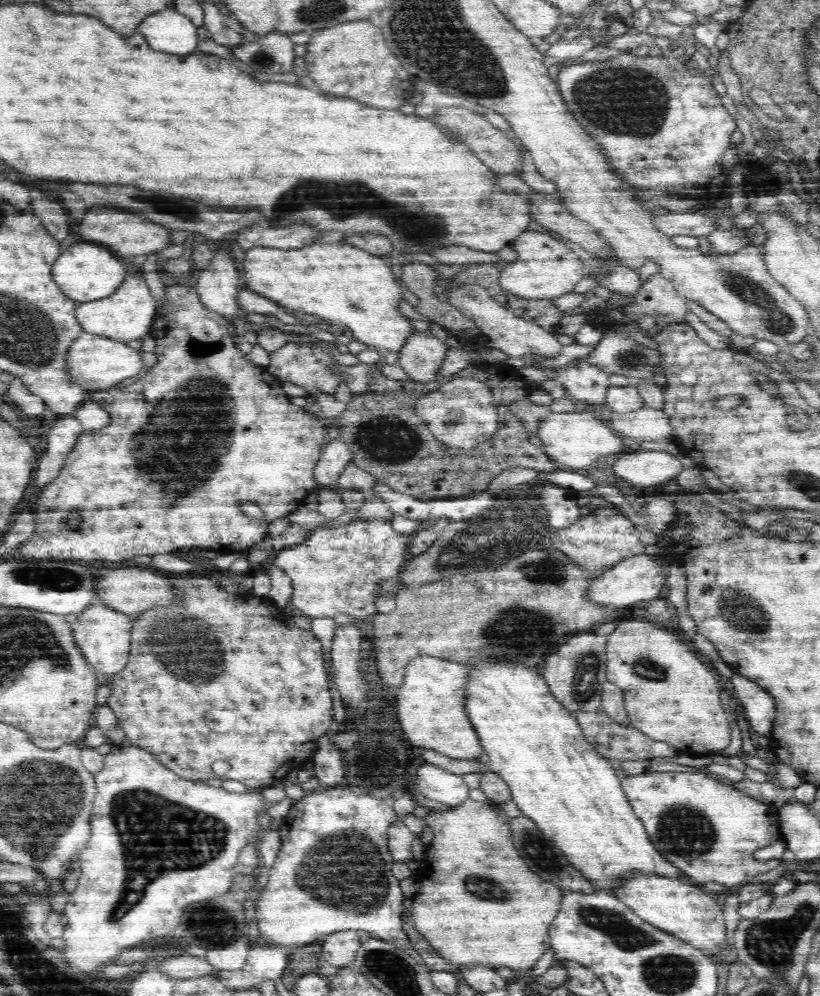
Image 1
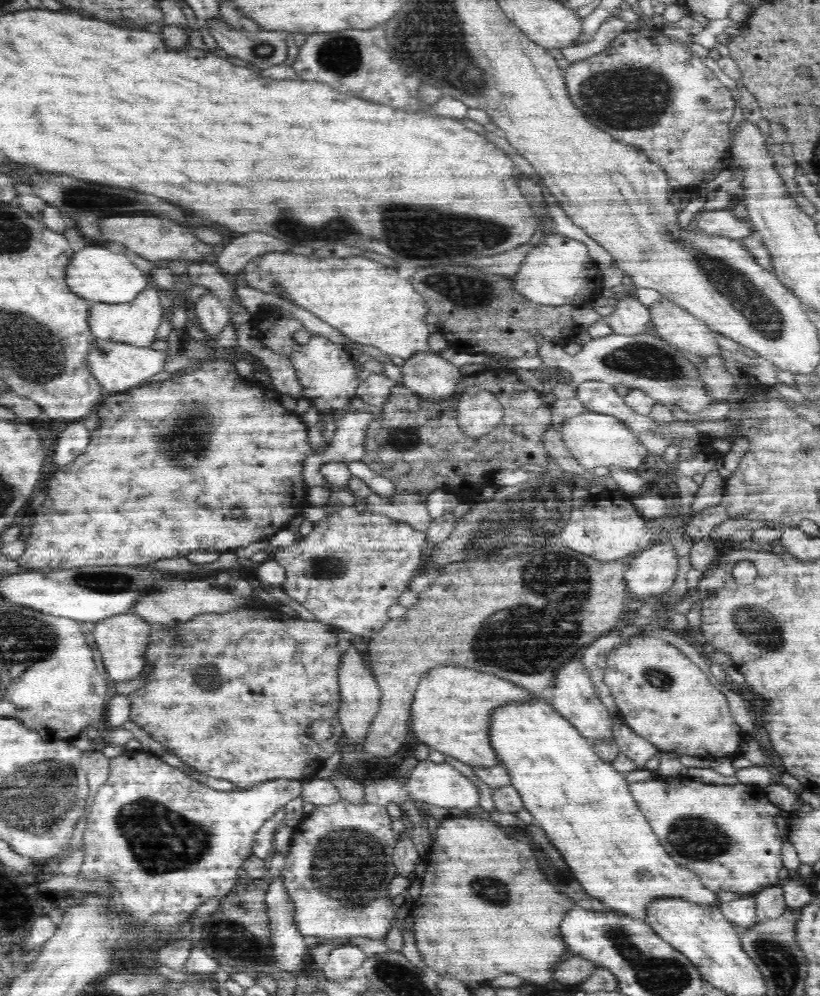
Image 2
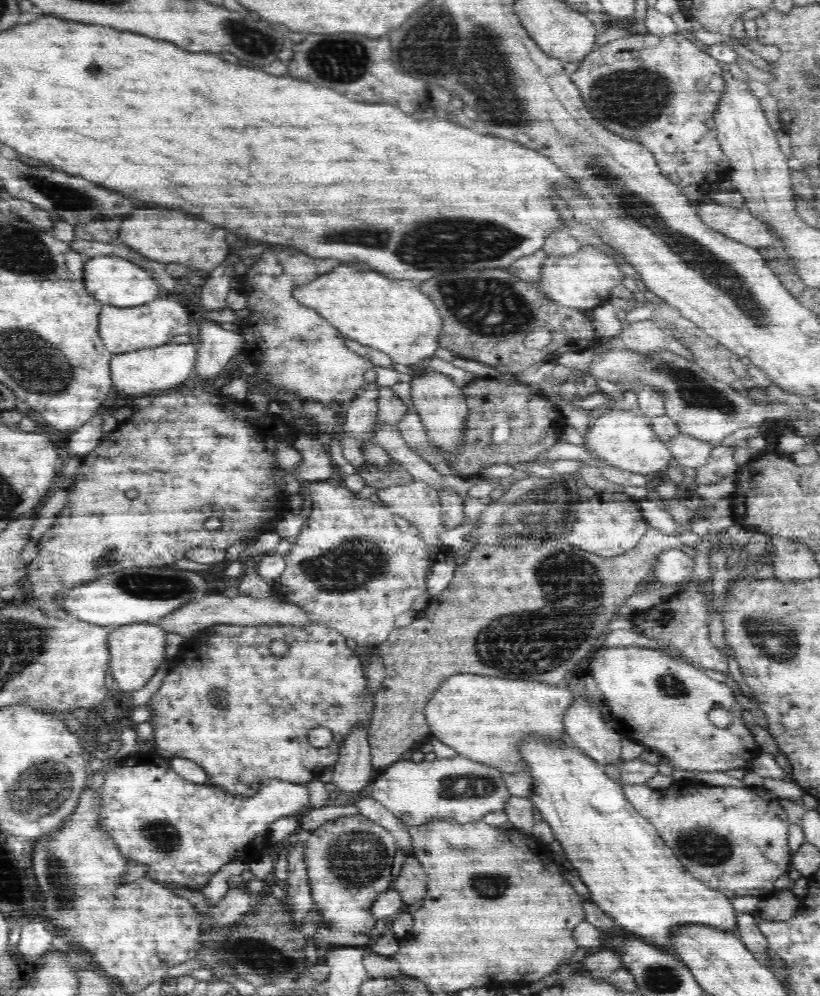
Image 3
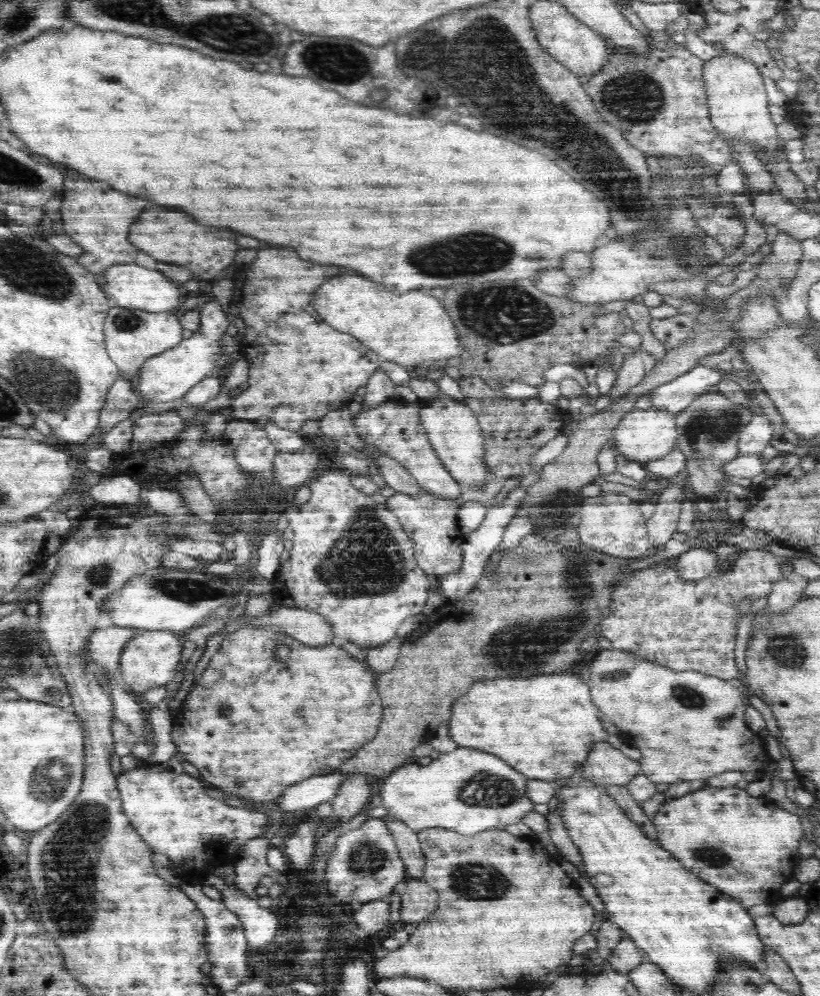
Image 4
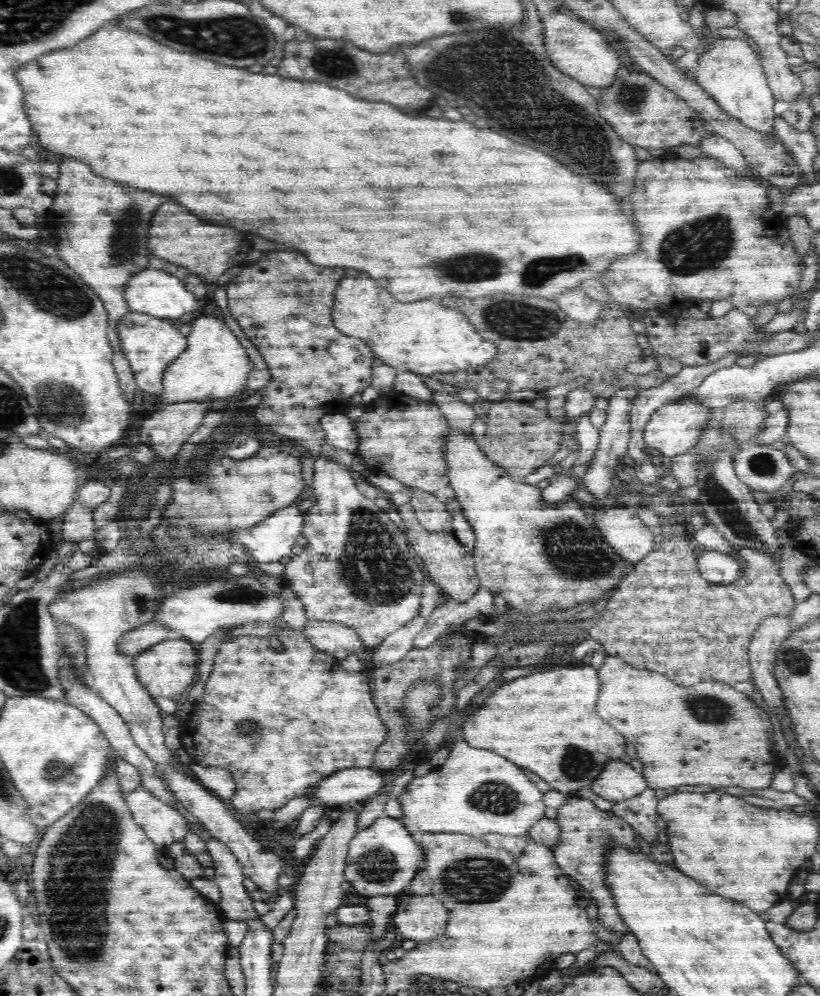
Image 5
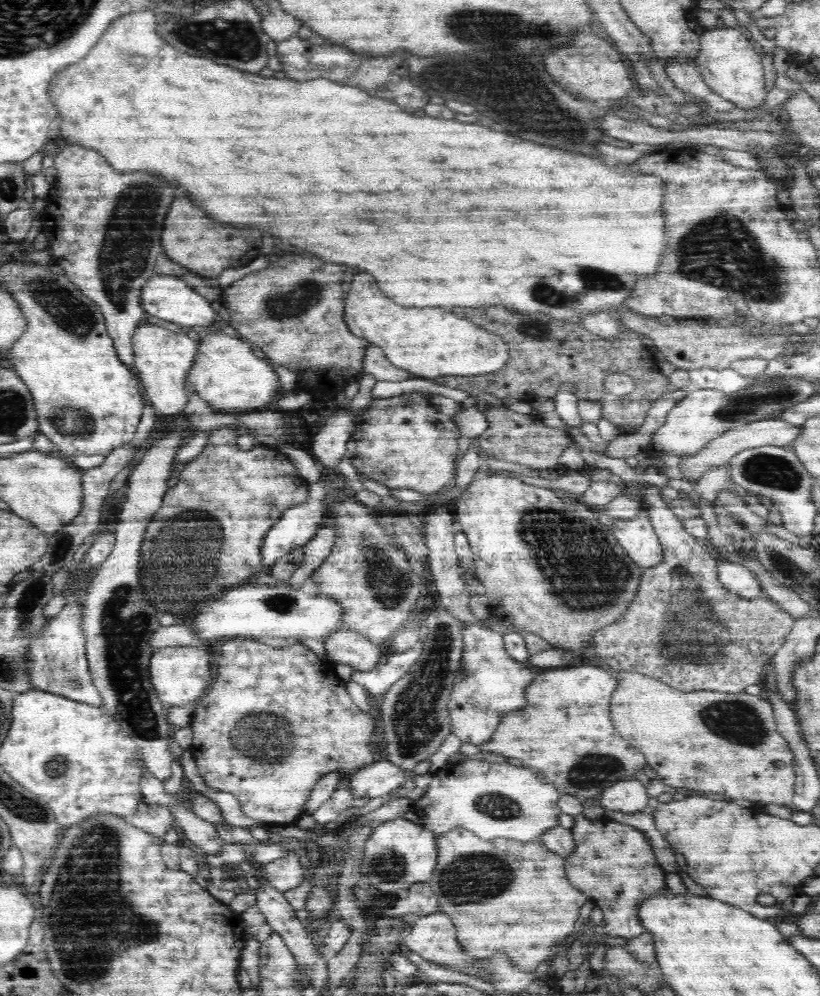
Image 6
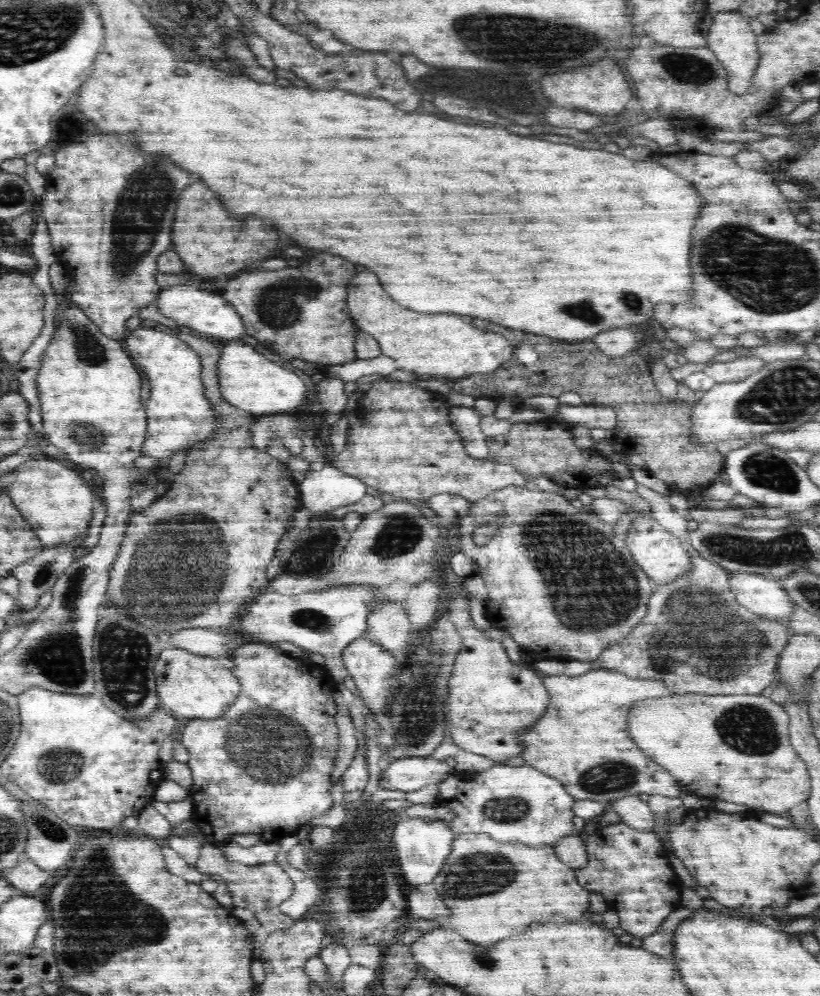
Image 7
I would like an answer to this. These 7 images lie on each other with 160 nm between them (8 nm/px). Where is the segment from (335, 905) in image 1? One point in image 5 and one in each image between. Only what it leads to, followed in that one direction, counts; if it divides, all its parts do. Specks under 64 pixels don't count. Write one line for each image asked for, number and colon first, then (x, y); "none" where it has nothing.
2: (343, 853)
3: (348, 862)
4: (366, 865)
5: (382, 860)

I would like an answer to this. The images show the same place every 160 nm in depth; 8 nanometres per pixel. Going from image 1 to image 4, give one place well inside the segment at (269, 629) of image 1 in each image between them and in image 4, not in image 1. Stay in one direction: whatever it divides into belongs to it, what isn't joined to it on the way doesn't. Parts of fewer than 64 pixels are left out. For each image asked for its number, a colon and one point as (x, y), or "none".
2: (241, 732)
3: (242, 733)
4: (252, 726)

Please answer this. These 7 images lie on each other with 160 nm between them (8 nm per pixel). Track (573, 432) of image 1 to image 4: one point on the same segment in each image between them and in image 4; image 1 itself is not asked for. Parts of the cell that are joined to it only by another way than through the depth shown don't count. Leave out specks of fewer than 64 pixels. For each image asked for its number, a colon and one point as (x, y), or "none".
2: (596, 440)
3: (625, 439)
4: (646, 435)

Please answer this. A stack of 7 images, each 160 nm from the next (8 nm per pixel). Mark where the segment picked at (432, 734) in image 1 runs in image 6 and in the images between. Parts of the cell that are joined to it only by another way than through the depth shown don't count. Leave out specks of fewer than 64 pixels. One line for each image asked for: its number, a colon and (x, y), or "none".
2: (451, 710)
3: (482, 718)
4: (543, 726)
5: (526, 721)
6: (568, 711)

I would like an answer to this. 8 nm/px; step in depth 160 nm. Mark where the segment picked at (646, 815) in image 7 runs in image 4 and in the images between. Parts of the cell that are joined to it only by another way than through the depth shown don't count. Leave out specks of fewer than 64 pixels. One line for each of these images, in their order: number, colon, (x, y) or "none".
4: (606, 765)
5: (618, 781)
6: (628, 795)

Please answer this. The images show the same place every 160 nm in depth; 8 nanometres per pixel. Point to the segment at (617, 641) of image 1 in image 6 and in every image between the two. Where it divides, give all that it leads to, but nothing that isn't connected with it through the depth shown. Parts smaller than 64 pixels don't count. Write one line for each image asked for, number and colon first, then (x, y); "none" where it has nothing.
2: (662, 696)
3: (663, 703)
4: (688, 726)
5: (708, 734)
6: (725, 743)

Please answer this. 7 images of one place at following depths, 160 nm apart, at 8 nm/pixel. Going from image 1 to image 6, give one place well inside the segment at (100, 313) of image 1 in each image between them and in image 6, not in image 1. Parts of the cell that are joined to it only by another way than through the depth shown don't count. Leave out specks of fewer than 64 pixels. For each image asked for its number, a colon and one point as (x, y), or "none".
2: (136, 322)
3: (150, 325)
4: (132, 335)
5: (150, 344)
6: (163, 358)

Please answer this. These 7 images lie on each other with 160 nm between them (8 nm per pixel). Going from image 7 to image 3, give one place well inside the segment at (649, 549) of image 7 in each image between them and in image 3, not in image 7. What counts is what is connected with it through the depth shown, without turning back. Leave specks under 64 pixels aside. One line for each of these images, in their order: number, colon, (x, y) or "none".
3: (610, 526)
4: (613, 524)
5: (620, 526)
6: (637, 536)

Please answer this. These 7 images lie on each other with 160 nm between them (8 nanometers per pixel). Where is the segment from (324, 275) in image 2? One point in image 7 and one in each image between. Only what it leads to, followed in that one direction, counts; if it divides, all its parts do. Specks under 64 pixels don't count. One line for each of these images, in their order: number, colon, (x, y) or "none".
3: (396, 318)
4: (414, 330)
5: (421, 337)
6: (428, 342)
7: (453, 348)

